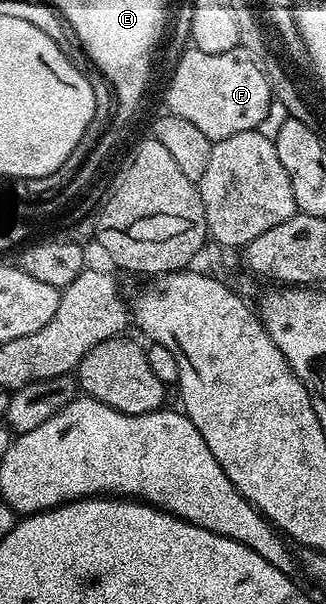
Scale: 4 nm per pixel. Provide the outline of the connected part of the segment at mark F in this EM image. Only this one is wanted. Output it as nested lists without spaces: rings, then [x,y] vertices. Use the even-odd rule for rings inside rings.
[[[236,47],[226,53],[202,53],[195,49],[188,52],[176,63],[176,72],[168,83],[167,110],[178,117],[186,117],[201,133],[213,141],[232,137],[236,133],[245,133],[246,130],[257,130],[260,122],[268,115],[268,106],[273,106],[274,100],[270,85],[263,77],[263,69],[252,56],[247,47]]]

